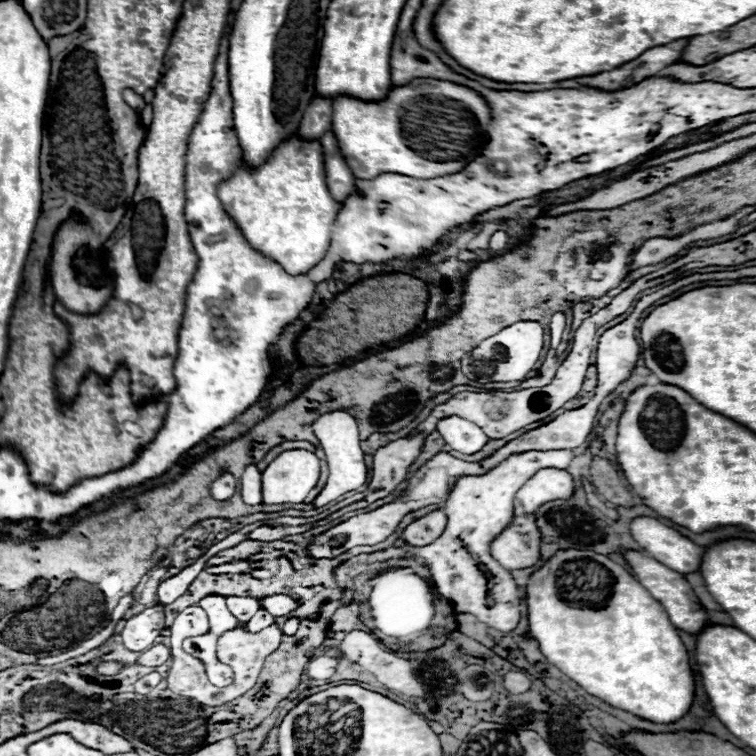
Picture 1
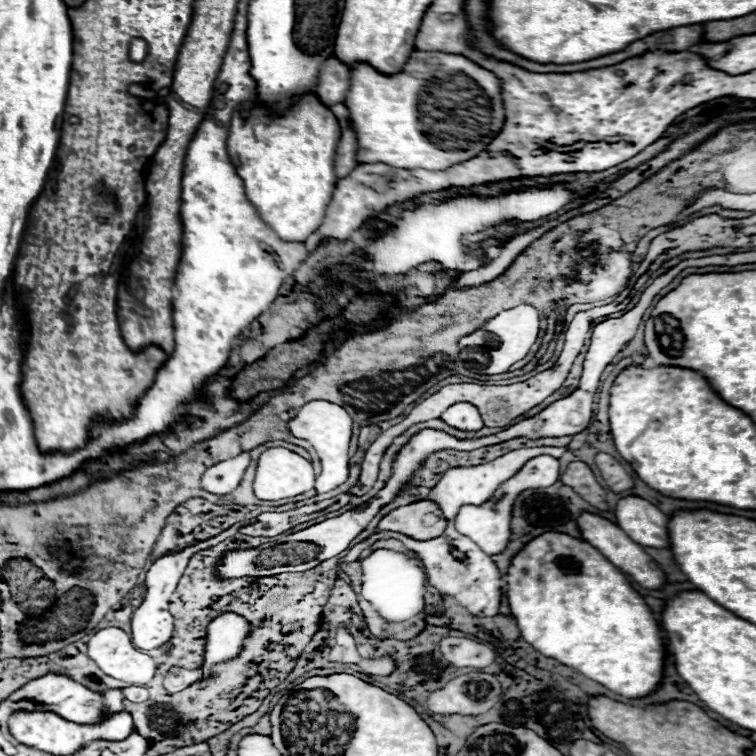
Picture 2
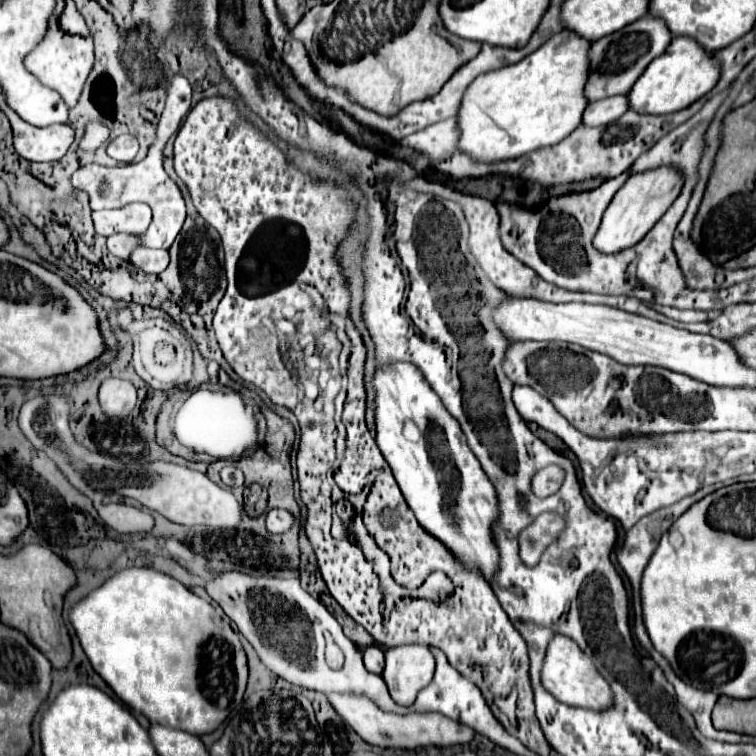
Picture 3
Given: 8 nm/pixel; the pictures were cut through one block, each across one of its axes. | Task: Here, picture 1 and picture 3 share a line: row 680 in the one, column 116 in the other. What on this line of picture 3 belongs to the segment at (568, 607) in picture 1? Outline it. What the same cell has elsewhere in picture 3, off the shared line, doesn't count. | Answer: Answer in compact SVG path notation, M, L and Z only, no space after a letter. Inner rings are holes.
M128 568L118 572L76 604L70 620L92 668L124 704L144 714L150 722L184 730L192 736L204 736L228 718L234 704L242 702L248 664L238 634L212 604L154 568Z

